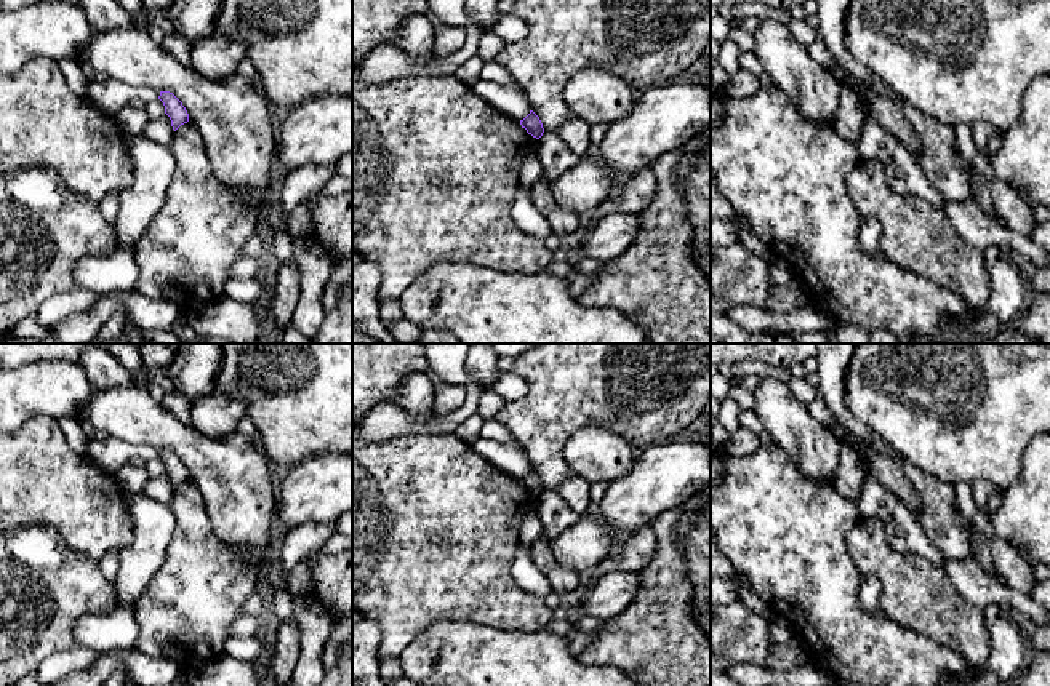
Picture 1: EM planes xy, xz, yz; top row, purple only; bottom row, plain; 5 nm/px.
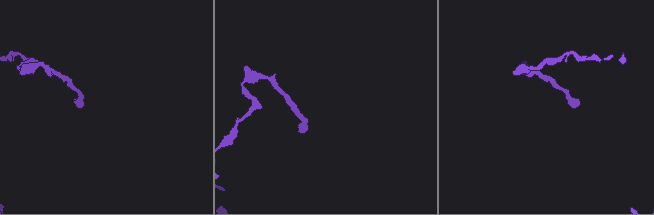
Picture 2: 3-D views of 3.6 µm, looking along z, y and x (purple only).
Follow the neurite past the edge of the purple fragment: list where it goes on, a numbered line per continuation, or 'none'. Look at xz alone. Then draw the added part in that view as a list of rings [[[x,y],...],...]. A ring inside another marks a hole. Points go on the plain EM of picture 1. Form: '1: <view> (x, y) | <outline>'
none

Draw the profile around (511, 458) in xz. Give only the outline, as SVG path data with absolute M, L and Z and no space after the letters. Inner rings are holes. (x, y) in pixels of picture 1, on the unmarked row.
M480 437L472 449L515 480L523 478L531 469L530 457L519 441L499 443Z

